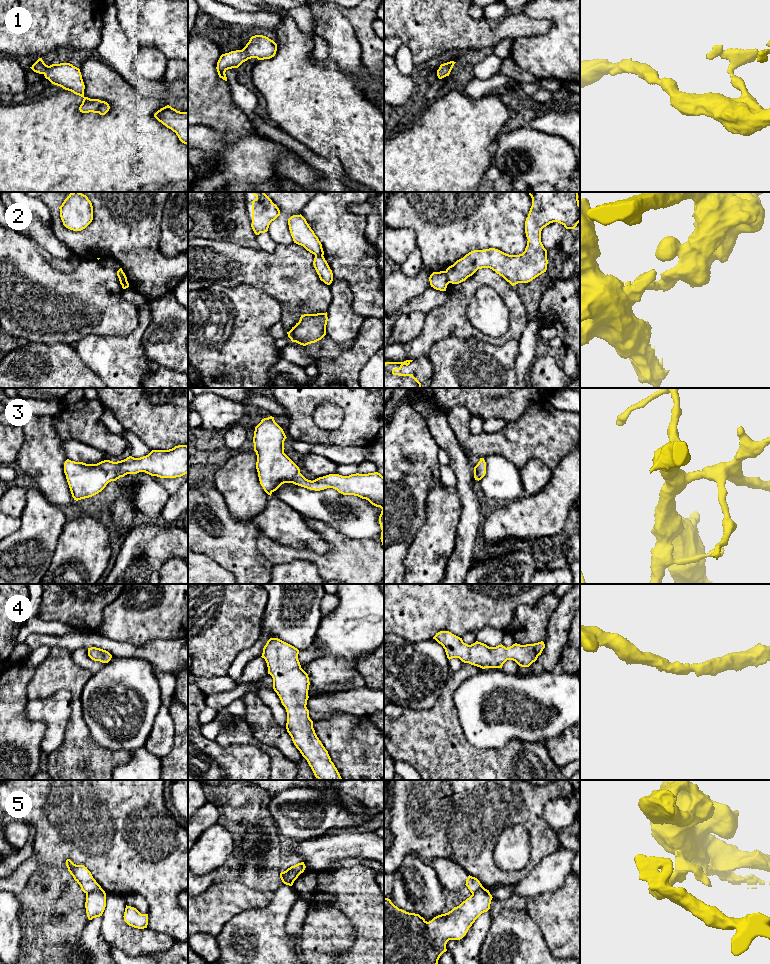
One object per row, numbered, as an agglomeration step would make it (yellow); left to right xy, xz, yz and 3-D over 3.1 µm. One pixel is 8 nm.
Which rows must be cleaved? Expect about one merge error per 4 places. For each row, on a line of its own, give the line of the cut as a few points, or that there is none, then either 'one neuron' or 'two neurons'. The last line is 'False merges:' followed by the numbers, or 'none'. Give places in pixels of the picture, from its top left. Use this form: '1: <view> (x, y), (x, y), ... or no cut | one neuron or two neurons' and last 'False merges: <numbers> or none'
1: no cut | one neuron
2: yz (445, 271), (449, 282) | two neurons
3: no cut | one neuron
4: no cut | one neuron
5: xz (299, 873), (287, 872), (282, 881) | two neurons
False merges: 2, 5

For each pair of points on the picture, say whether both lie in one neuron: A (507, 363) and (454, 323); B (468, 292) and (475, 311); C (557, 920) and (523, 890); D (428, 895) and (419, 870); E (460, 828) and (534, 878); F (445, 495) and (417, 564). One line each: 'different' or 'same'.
A: different
B: different
C: different
D: same
E: different
F: same

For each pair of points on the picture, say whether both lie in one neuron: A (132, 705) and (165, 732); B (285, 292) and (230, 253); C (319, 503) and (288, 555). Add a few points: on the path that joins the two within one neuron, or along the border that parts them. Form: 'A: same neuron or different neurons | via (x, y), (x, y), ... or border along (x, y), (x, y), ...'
A: different neurons | border along (162, 701), (145, 745)
B: same neuron | via (271, 278), (261, 269), (244, 265)
C: different neurons | border along (303, 516), (319, 519), (333, 526)

